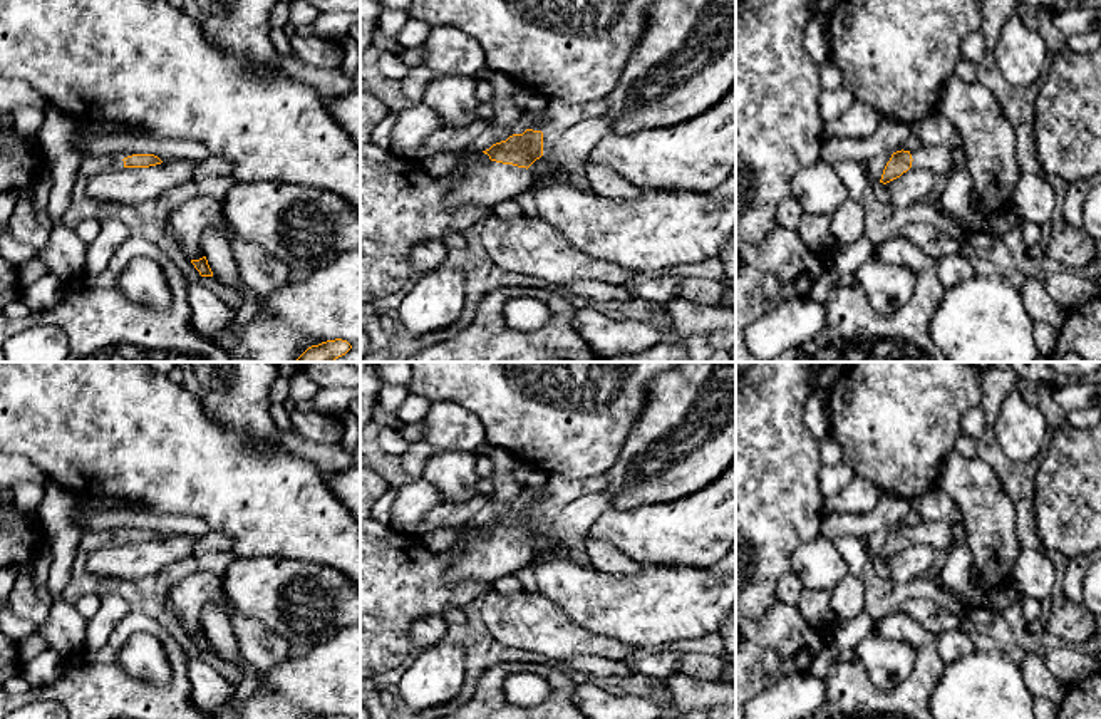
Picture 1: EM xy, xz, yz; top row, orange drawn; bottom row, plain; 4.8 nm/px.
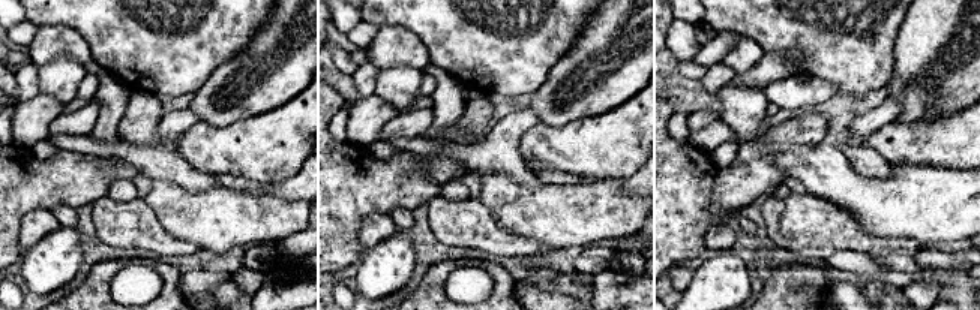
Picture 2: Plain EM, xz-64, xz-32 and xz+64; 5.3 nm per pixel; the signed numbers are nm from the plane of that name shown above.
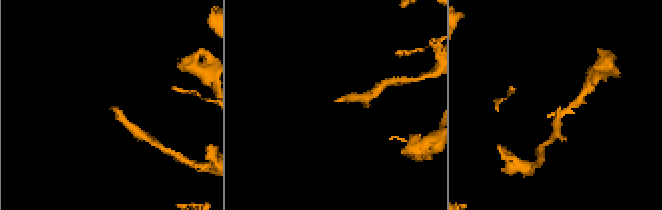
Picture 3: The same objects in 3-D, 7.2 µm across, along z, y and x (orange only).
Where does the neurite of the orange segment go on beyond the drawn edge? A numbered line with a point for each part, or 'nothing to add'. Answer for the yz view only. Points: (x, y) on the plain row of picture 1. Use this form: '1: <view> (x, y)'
1: yz (939, 535)

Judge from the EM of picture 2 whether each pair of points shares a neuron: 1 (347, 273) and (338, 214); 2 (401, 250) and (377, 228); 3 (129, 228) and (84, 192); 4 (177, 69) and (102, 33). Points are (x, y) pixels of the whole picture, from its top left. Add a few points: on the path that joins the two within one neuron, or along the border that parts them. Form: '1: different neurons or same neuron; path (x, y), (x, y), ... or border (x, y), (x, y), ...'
1: different neurons; border (357, 261), (336, 273)
2: different neurons; border (398, 229), (366, 249)
3: different neurons; border (105, 193), (92, 204)
4: same neuron; path (159, 51), (141, 33), (120, 33)

